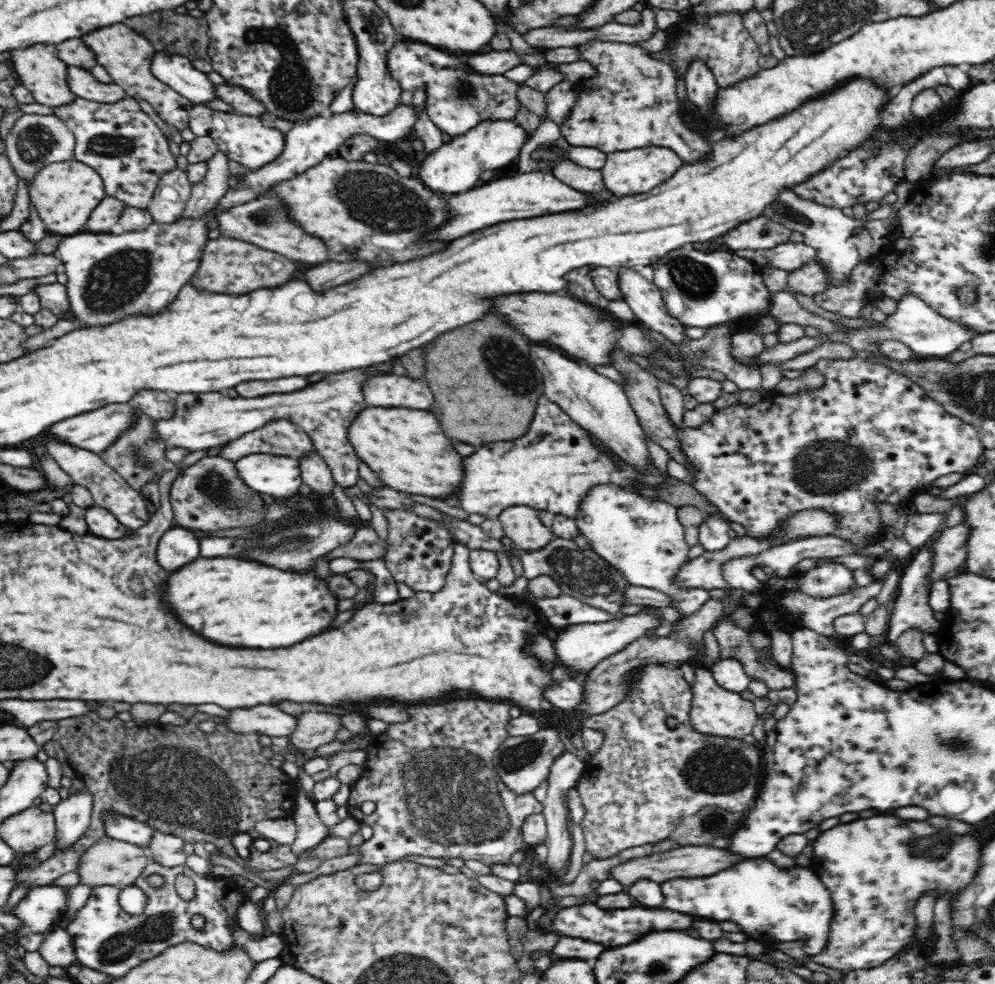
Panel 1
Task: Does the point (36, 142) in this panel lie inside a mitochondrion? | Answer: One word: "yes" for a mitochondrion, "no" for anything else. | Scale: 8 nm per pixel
yes

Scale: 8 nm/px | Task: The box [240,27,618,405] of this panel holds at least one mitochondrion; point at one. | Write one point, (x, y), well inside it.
(377, 199)

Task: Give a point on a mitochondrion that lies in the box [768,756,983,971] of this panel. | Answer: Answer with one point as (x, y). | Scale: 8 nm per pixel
(931, 848)

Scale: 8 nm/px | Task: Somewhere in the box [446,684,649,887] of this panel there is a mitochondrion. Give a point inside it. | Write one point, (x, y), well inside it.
(517, 757)

